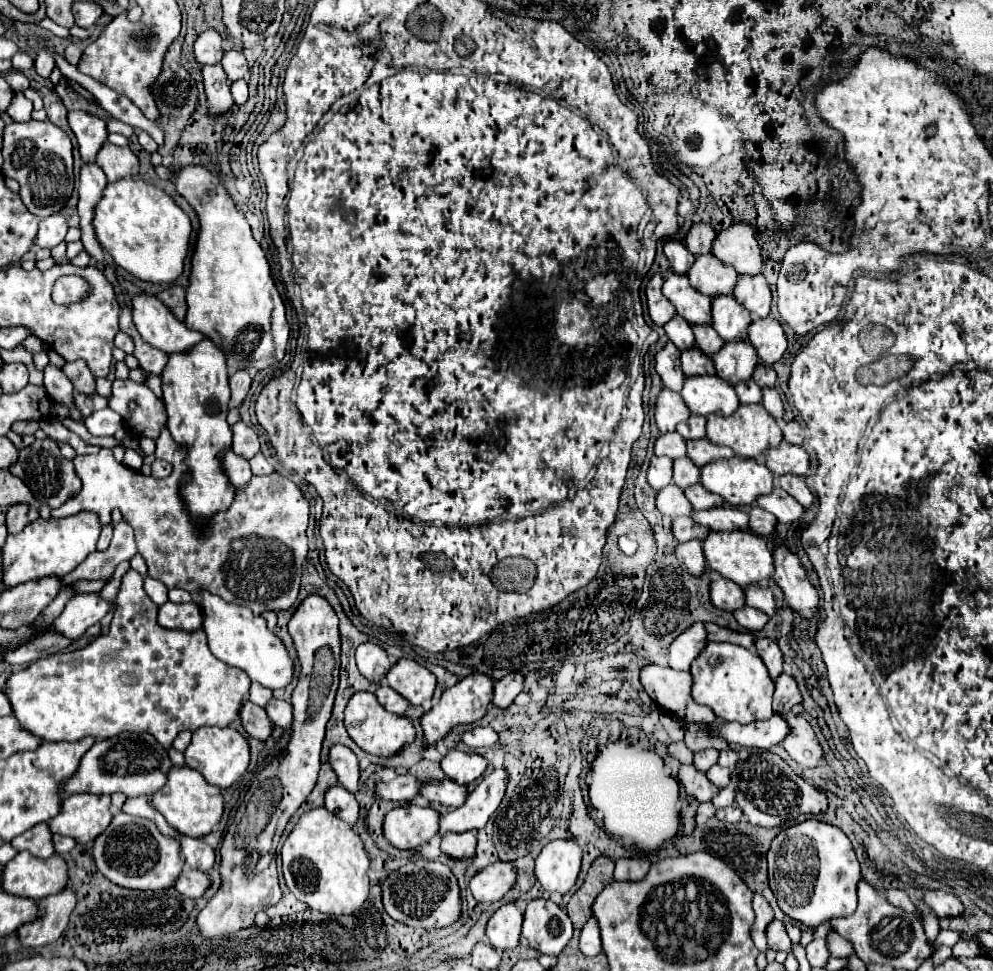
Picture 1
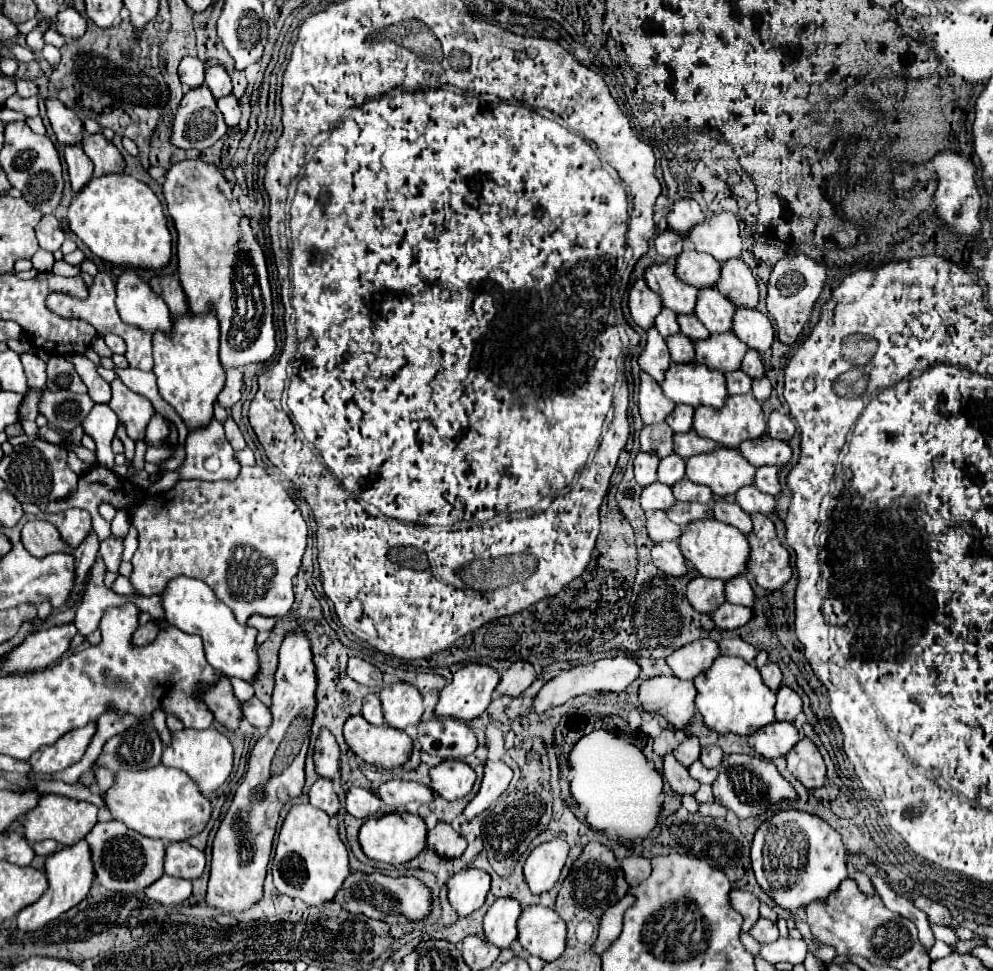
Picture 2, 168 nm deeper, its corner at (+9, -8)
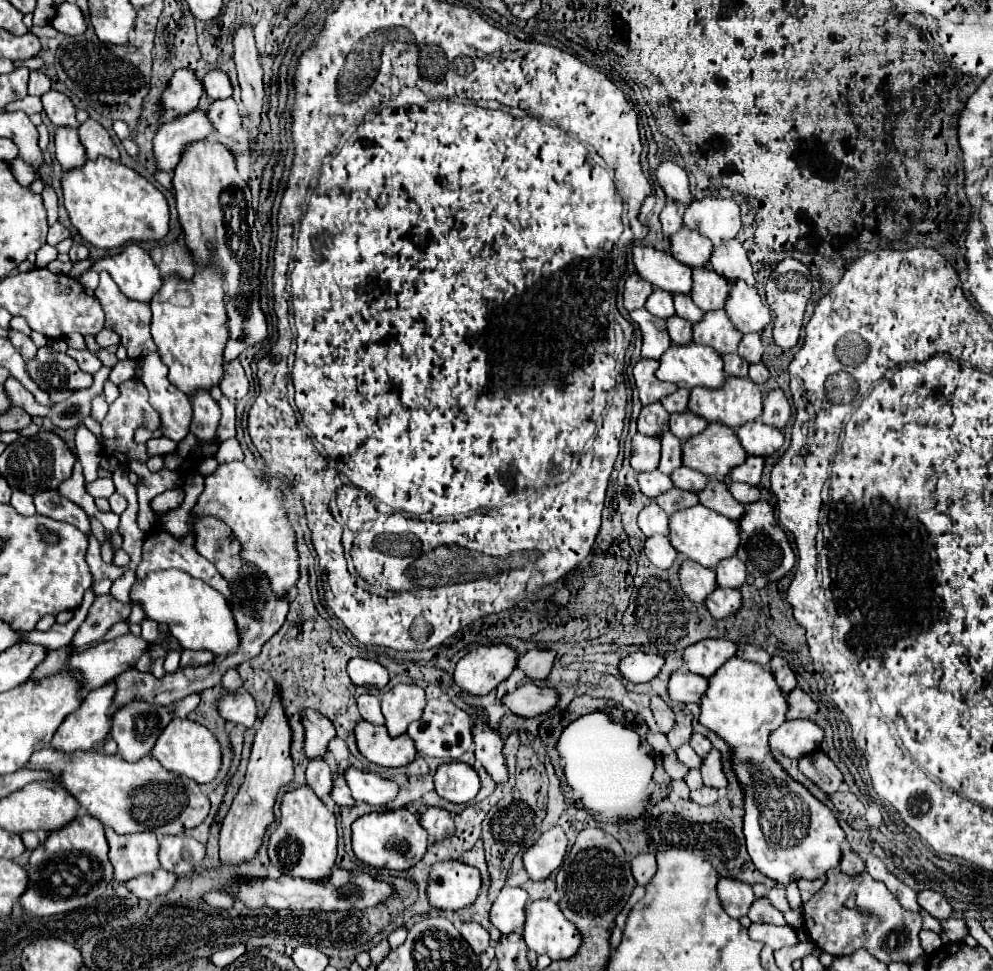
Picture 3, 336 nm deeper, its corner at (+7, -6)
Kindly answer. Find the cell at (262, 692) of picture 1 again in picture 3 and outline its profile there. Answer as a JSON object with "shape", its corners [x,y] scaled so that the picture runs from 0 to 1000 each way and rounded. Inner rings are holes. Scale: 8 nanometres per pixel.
{"shape":[[[230,689],[230,691],[226,693],[224,708],[226,708],[228,712],[232,712],[232,714],[246,712],[246,701],[244,701],[244,697],[240,695],[240,691],[238,691],[238,689]]]}

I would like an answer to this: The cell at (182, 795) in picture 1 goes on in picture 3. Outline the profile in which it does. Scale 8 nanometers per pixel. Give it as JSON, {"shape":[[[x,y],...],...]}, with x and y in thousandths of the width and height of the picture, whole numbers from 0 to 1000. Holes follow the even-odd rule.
{"shape":[[[42,771],[30,780],[26,786],[28,792],[50,792],[58,794],[58,800],[64,800],[60,806],[81,825],[83,831],[89,833],[93,841],[103,846],[107,852],[113,852],[121,860],[153,856],[157,860],[185,860],[189,854],[199,852],[211,835],[211,825],[203,819],[197,804],[189,800],[181,800],[169,792],[165,792],[155,780],[145,780],[139,786],[127,786],[123,780],[107,780],[105,775],[77,775],[66,780],[66,775],[54,775],[54,771]]]}

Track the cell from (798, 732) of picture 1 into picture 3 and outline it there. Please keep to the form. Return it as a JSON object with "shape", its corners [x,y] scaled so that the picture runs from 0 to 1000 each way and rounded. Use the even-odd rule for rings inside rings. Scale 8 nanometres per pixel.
{"shape":[[[820,773],[806,780],[804,792],[834,819],[842,817],[844,808],[848,806],[848,796],[842,792],[842,788],[830,773]]]}

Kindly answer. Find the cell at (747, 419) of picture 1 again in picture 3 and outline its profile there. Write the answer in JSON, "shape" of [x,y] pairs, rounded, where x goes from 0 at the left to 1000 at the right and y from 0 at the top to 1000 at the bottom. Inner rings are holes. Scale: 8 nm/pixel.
{"shape":[[[731,388],[727,401],[699,401],[695,403],[695,415],[693,421],[711,432],[711,436],[727,436],[735,442],[745,442],[747,438],[761,434],[767,425],[767,405],[765,399],[759,396],[755,390],[745,390],[745,388]]]}

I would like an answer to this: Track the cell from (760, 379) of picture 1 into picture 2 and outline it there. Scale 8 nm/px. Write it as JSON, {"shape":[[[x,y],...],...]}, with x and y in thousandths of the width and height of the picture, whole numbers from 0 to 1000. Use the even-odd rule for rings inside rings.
{"shape":[[[753,359],[751,361],[751,366],[749,366],[749,370],[747,370],[747,376],[745,376],[745,380],[753,386],[753,388],[767,388],[769,386],[769,376],[767,376],[767,370],[765,370],[765,366],[761,366],[761,361],[757,361],[757,359]]]}

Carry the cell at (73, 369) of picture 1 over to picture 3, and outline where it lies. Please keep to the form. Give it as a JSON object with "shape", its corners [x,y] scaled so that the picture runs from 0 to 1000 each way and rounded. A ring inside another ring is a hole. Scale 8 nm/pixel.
{"shape":[[[44,357],[38,359],[34,372],[28,372],[28,384],[44,403],[68,403],[93,396],[93,386],[81,382],[73,368],[66,364],[46,361]]]}

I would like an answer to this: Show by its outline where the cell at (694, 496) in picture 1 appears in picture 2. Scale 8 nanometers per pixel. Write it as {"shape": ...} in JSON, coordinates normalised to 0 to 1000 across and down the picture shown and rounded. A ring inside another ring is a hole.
{"shape":[[[687,493],[685,497],[677,499],[679,512],[683,516],[705,516],[705,518],[715,518],[717,514],[717,506],[713,506],[713,502],[709,499],[701,499],[695,493]]]}

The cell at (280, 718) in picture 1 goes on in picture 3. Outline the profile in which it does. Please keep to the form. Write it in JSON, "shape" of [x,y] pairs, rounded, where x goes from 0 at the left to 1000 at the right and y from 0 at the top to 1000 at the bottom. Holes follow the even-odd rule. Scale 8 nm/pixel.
{"shape":[[[246,712],[246,714],[236,714],[236,716],[228,716],[222,726],[220,726],[222,736],[228,743],[234,745],[242,745],[248,749],[256,749],[260,743],[260,730],[258,730],[258,722],[256,718]]]}

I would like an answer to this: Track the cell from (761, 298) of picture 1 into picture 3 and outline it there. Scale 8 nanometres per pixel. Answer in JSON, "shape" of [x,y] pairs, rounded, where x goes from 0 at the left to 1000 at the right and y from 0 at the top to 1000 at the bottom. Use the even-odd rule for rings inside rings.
{"shape":[[[741,246],[733,248],[727,254],[721,254],[715,265],[715,273],[725,285],[733,287],[735,291],[749,289],[753,294],[761,294],[755,267]]]}

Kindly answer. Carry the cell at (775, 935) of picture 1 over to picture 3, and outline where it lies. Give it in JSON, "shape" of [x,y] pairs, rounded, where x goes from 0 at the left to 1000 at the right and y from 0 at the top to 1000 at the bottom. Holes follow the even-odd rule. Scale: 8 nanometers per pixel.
{"shape":[[[761,926],[753,940],[757,951],[777,951],[777,953],[792,953],[785,938],[781,938],[773,926]]]}

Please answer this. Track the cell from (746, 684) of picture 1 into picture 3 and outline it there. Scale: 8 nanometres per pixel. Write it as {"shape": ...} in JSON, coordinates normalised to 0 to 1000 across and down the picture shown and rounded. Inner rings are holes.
{"shape":[[[737,677],[733,679],[715,699],[713,712],[707,716],[705,724],[705,745],[725,757],[737,771],[739,771],[739,792],[743,802],[749,808],[749,819],[751,819],[751,839],[749,839],[749,860],[751,860],[751,872],[753,881],[757,883],[761,895],[781,907],[785,913],[796,911],[800,905],[828,905],[836,895],[842,895],[846,891],[848,883],[848,866],[850,866],[850,856],[846,854],[840,837],[828,829],[822,821],[814,817],[806,806],[802,806],[798,800],[794,800],[785,788],[779,784],[775,769],[773,769],[773,757],[783,751],[792,743],[792,718],[785,714],[779,695],[775,693],[773,687]]]}

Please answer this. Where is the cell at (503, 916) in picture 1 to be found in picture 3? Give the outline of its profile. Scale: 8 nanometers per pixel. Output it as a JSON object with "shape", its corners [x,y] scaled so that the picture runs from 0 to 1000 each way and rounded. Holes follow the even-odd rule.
{"shape":[[[508,911],[493,936],[493,951],[506,961],[524,961],[528,955],[528,930],[532,920],[524,913]]]}

